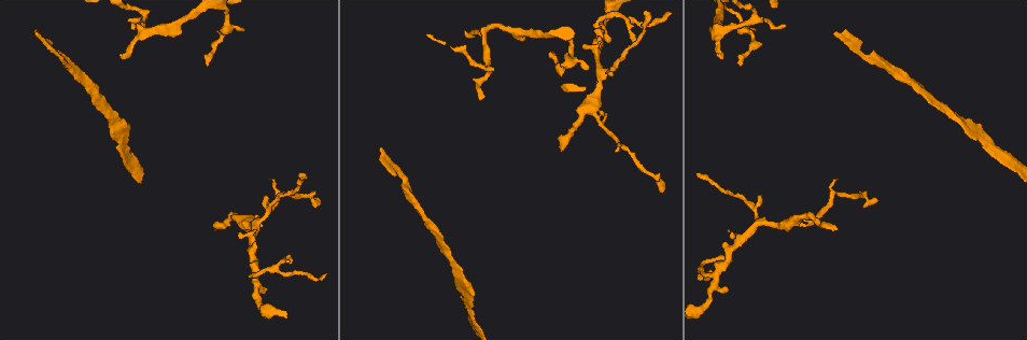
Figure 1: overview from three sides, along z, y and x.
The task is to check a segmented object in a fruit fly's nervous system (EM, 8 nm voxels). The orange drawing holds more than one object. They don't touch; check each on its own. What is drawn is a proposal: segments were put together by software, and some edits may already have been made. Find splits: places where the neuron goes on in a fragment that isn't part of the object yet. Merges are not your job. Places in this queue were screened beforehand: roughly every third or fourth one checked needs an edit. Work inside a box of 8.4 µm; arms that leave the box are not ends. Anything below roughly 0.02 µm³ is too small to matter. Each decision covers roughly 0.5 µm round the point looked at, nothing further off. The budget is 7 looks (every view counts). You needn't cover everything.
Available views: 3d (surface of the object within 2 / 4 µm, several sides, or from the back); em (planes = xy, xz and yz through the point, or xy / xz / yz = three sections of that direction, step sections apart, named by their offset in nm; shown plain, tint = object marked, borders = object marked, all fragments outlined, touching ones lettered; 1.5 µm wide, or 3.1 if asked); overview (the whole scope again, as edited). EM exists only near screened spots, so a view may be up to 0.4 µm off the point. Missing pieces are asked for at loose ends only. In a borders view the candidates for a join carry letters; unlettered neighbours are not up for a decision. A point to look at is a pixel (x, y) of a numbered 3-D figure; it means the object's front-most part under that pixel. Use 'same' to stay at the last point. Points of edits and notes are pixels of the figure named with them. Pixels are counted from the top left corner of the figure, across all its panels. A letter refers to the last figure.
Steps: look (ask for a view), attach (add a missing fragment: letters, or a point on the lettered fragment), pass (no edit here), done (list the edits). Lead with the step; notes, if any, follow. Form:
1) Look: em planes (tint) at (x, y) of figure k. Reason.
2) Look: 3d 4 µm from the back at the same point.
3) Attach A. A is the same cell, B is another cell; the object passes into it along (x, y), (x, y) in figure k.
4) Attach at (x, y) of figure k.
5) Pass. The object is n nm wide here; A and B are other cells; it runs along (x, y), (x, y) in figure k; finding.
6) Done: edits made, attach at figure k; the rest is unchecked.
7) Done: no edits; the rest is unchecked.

Look: em xy step 8 (plain) at (836, 228) of figure 1. Free end.

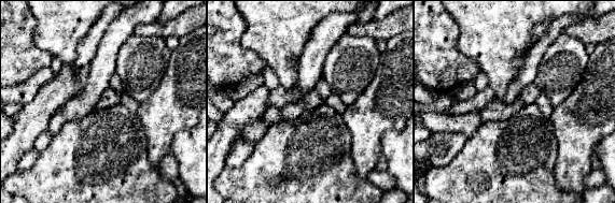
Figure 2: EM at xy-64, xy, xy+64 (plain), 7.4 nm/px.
Look: em xy step 8 (borders) at the same point.

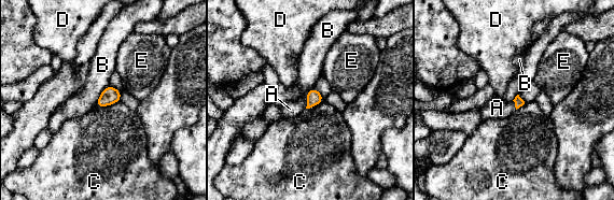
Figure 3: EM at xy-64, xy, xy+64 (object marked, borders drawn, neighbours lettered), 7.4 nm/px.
Attach A. A is the same cell, B, C, D and E are other cells; the object passes into it along (314, 96), (308, 101), (290, 109) in figure 3; it goes on there.

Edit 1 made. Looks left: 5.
Look: overview.

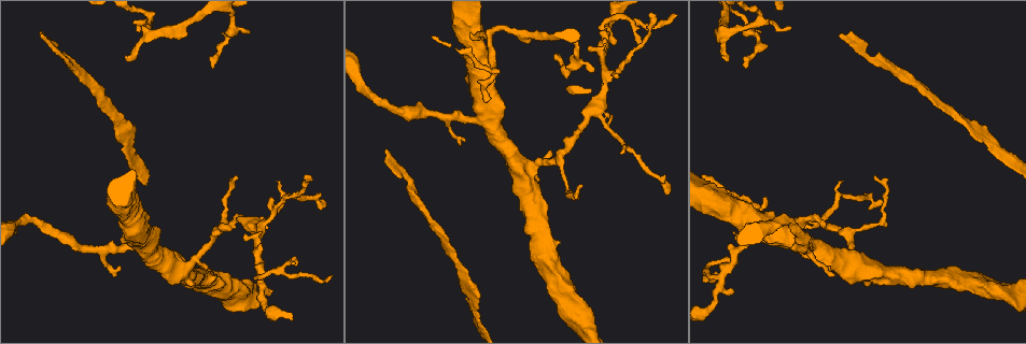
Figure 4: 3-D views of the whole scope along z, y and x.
Look: em planes (tint) at (592, 72) of figure 4.

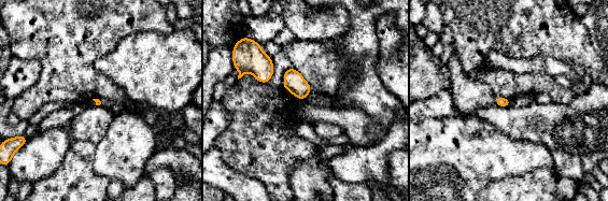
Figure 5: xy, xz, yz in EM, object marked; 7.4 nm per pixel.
Look: em planes (borders) at the same point. What lies round it.

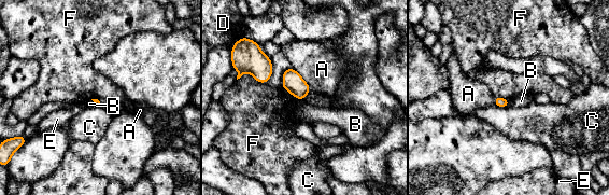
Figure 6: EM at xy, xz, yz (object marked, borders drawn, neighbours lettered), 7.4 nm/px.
Pass. A, B, C, D, E and F are other cells; a border runs along (297, 98), (302, 100) in figure 6; none of them fits.

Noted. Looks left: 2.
Look: em planes (plain) at (42, 35) of figure 4. Tapers out.

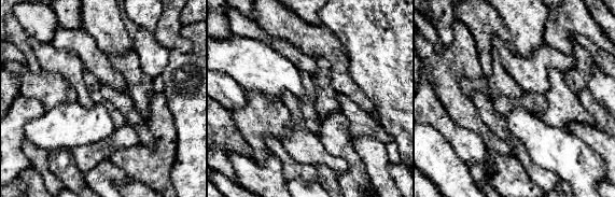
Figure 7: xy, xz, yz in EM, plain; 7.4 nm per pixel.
Look: em planes (borders) at the same point. What lies round it.

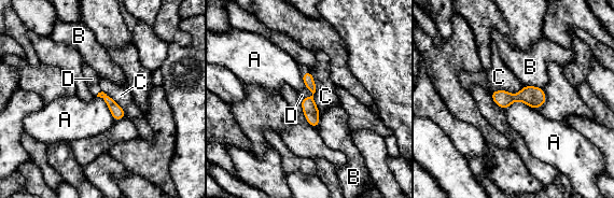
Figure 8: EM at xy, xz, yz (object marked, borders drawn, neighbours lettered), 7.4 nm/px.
Attach D. D is the same cell, A, B and C are other cells; it goes on there.

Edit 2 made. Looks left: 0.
Done: edits made, attach at figure 3, attach at figure 8; the rest is unchecked.

